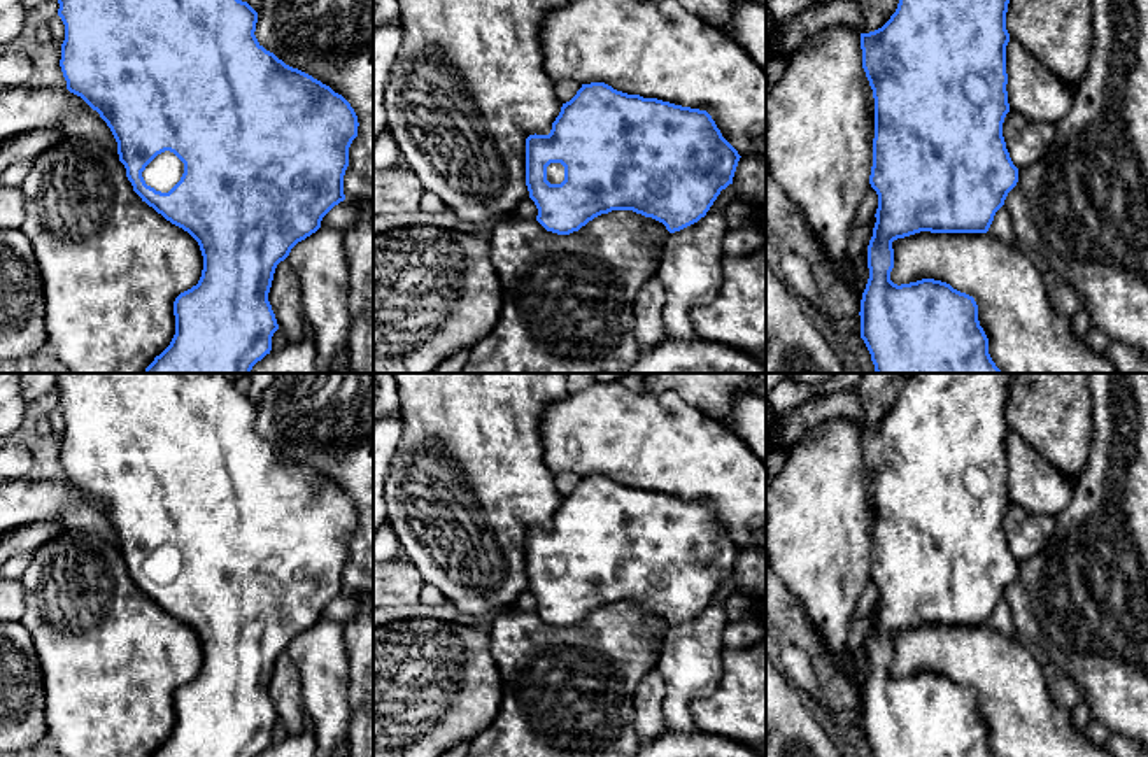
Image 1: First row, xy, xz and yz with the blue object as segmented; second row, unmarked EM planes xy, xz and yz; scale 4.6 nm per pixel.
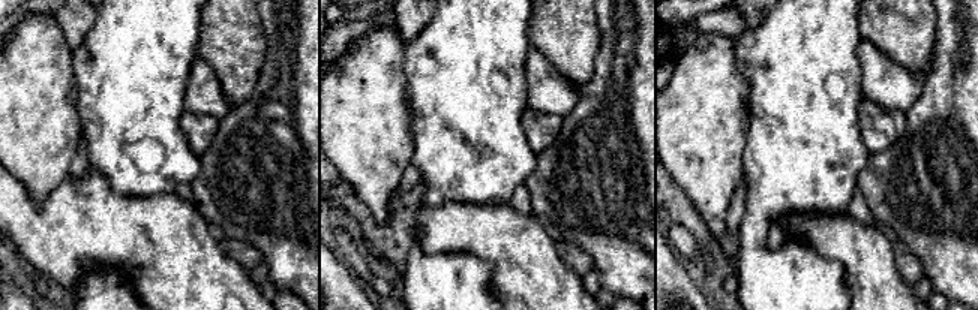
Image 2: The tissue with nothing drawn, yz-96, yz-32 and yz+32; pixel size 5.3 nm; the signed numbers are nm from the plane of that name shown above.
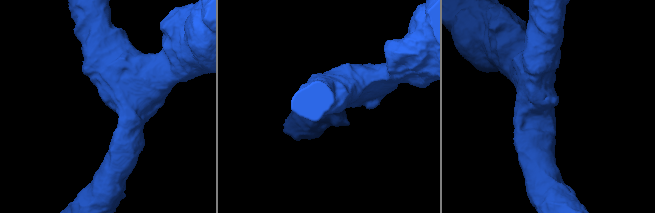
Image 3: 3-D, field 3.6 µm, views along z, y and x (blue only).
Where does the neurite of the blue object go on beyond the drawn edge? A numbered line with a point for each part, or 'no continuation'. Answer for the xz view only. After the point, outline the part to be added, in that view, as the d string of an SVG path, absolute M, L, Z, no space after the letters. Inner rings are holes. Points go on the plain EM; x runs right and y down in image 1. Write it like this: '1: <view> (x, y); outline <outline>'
1: xz (554, 563); outline M550 555L547 559L547 573L550 577L561 577L564 573L564 559L561 555Z

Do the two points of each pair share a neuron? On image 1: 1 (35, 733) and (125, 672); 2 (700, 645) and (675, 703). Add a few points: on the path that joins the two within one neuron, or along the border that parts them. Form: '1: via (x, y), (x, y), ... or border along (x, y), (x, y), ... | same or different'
1: border along (42, 686), (48, 736) | different
2: via (691, 659), (691, 672), (682, 689) | same

